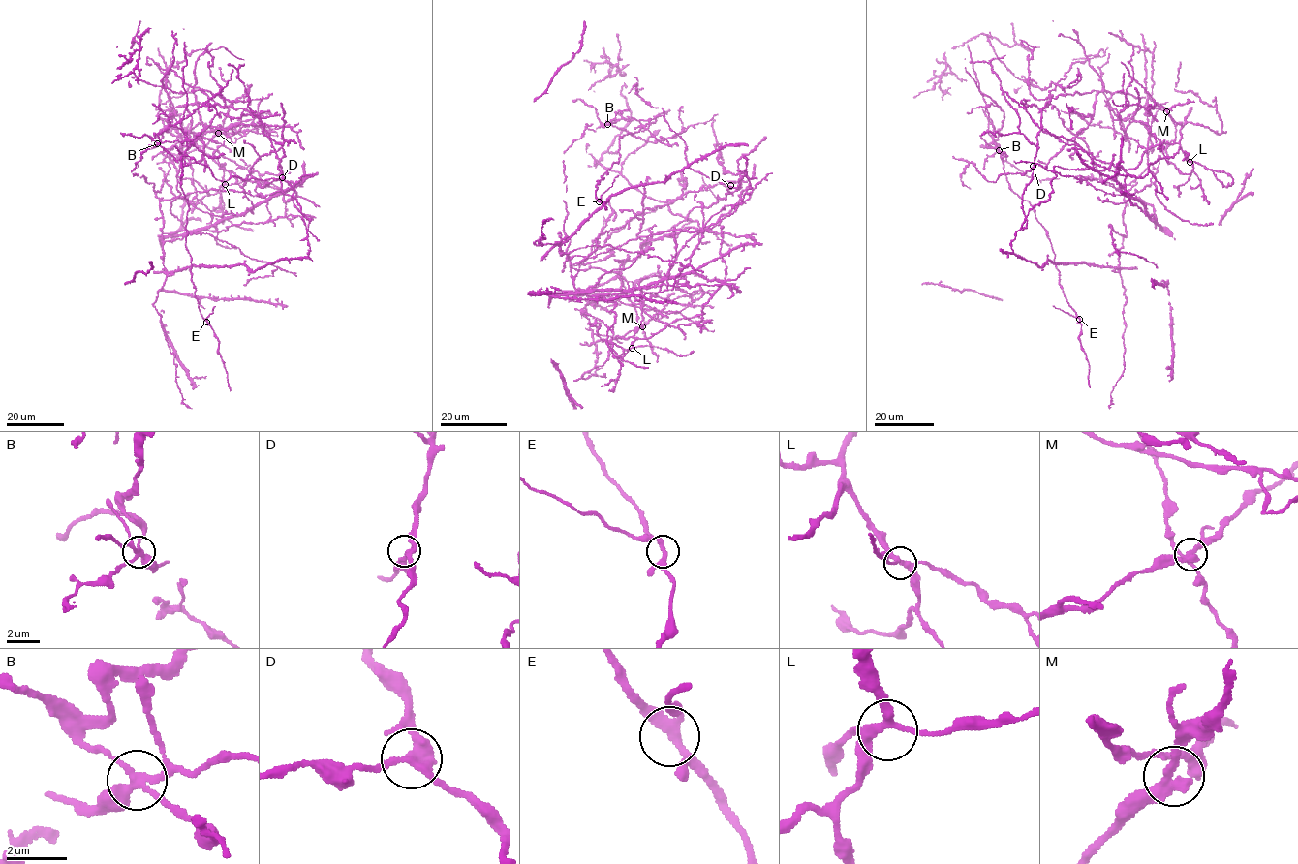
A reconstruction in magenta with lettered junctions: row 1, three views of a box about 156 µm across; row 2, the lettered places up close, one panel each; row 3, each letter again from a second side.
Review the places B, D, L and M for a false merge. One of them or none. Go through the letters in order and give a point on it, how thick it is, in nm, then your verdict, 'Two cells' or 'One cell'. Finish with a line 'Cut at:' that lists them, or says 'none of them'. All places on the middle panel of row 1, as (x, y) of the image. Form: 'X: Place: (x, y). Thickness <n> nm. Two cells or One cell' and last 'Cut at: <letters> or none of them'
B: Place: (607, 124). Thickness 260 nm. Two cells
D: Place: (730, 185). Thickness 280 nm. One cell
L: Place: (632, 348). Thickness 260 nm. One cell
M: Place: (642, 326). Thickness 280 nm. One cell
Cut at: B

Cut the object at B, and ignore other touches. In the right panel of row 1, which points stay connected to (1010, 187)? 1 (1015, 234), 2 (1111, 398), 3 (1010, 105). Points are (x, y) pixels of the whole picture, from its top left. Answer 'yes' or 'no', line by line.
1: no
2: no
3: no

